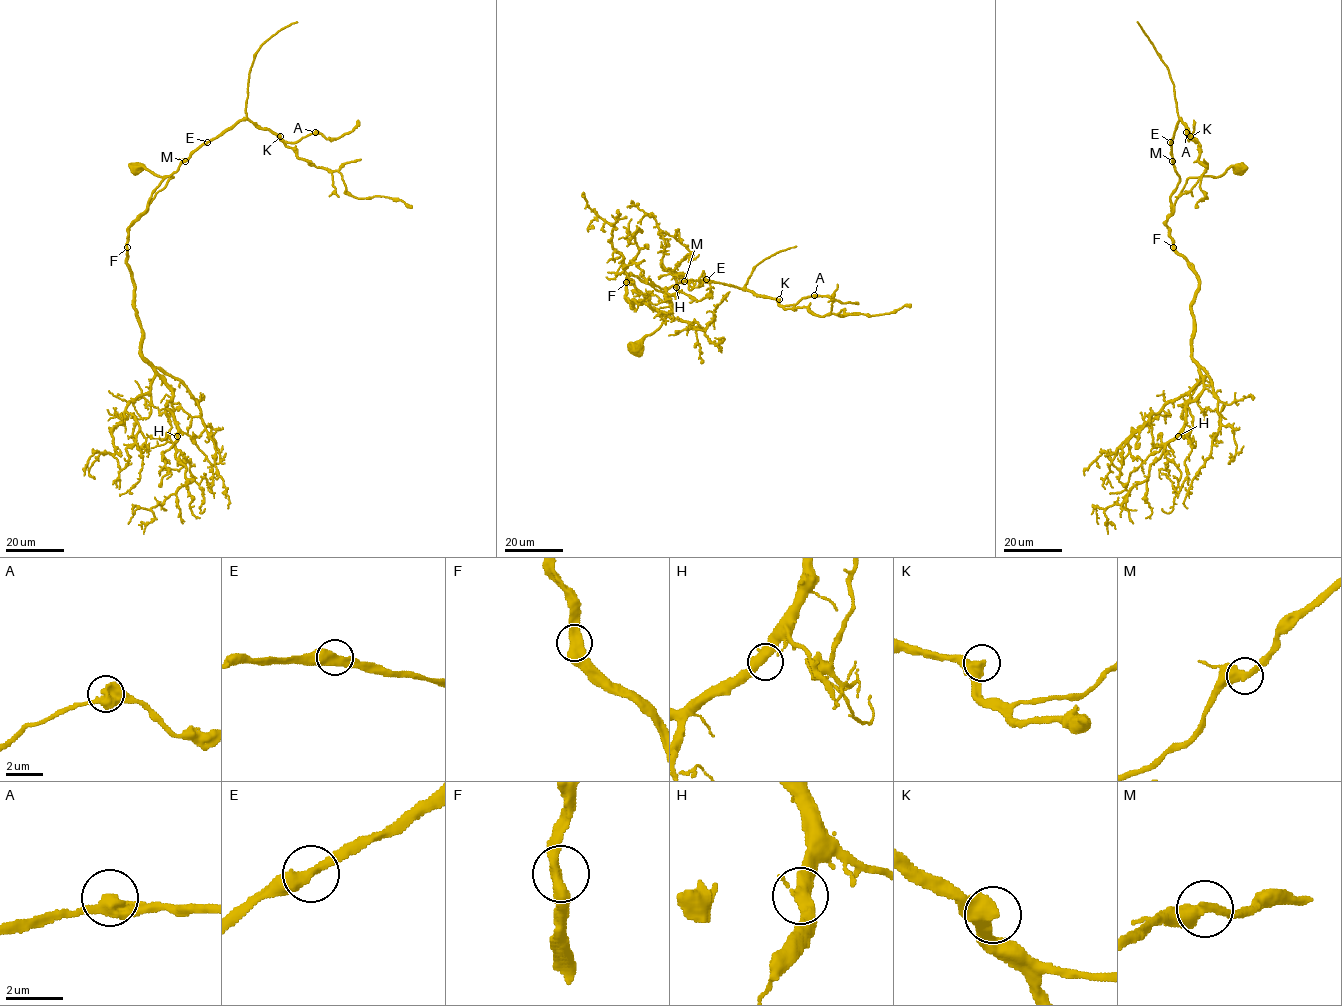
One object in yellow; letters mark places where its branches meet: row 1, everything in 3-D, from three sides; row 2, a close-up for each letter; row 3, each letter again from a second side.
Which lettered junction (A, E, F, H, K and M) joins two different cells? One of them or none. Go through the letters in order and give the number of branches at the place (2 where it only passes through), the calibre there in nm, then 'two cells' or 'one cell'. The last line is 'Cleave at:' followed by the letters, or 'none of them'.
A: branches 2; calibre 500 nm; one cell
E: branches 2; calibre 480 nm; one cell
F: branches 2; calibre 480 nm; one cell
H: branches 2; calibre 460 nm; one cell
K: branches 2; calibre 480 nm; one cell
M: branches 2; calibre 480 nm; one cell
Cleave at: none of them

